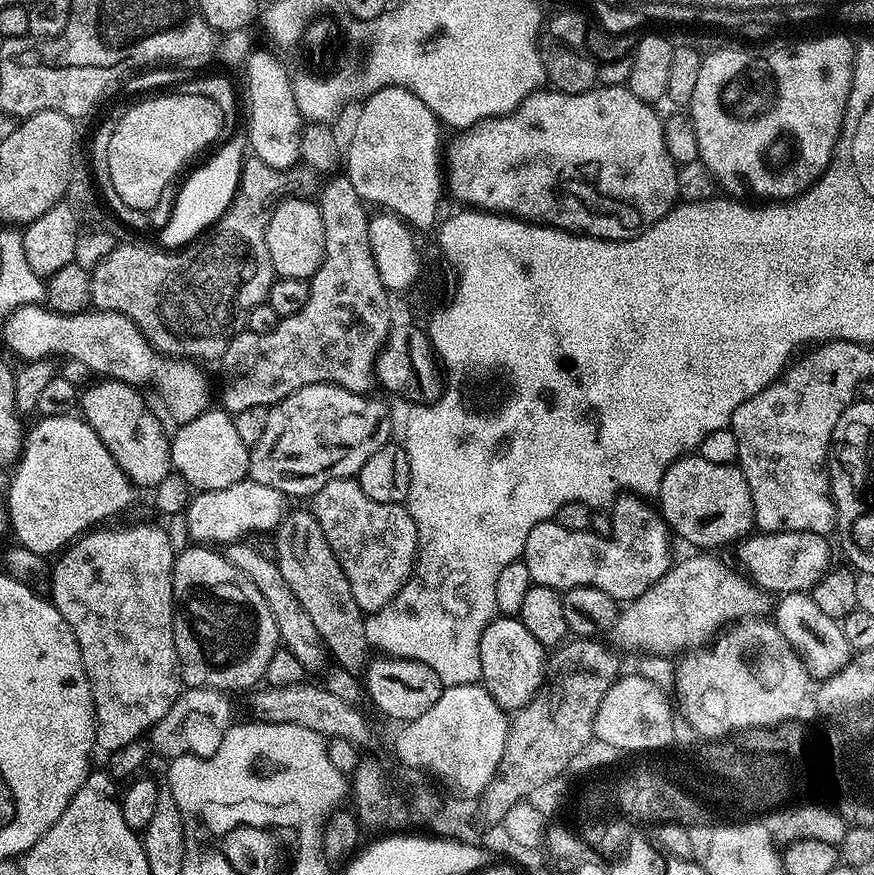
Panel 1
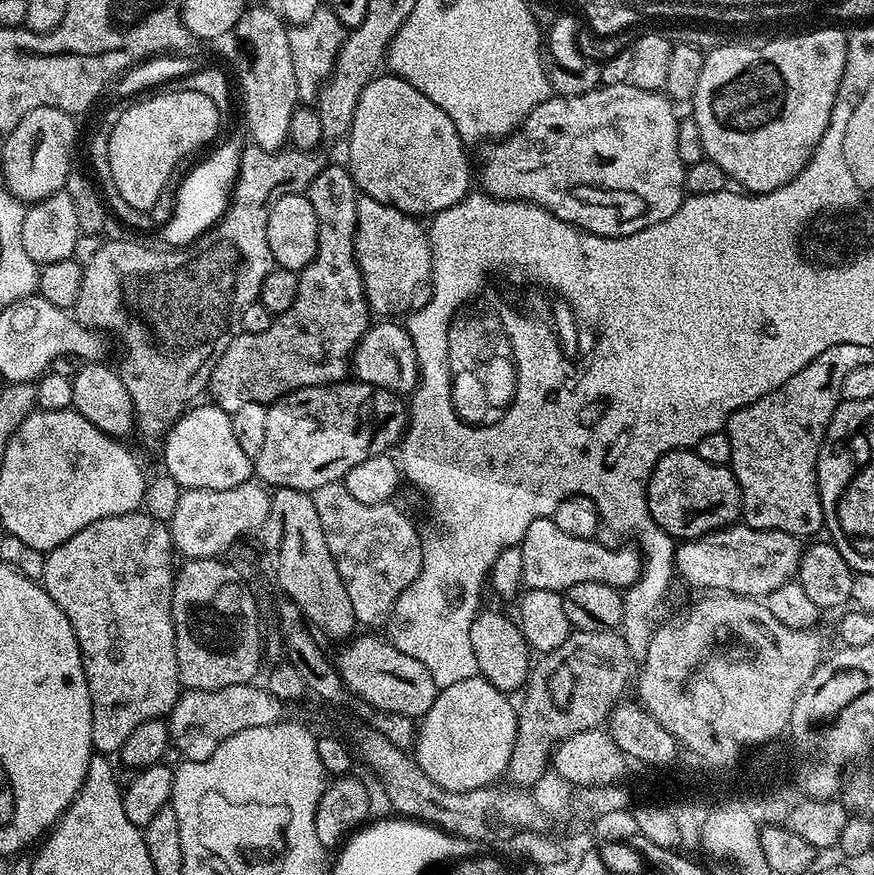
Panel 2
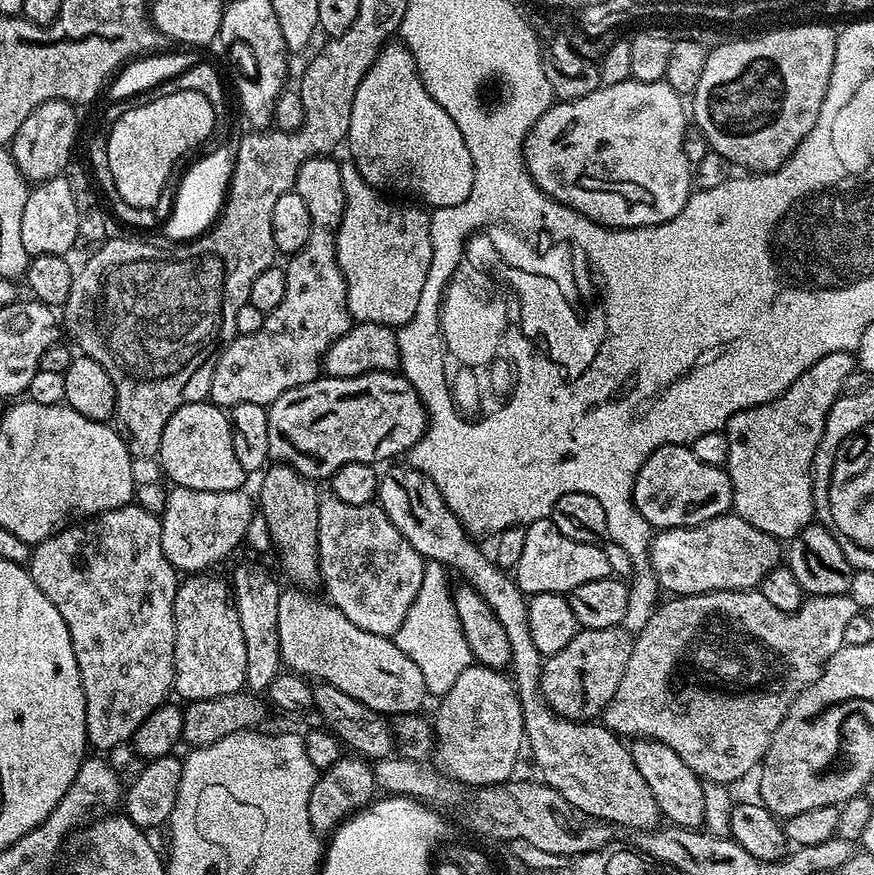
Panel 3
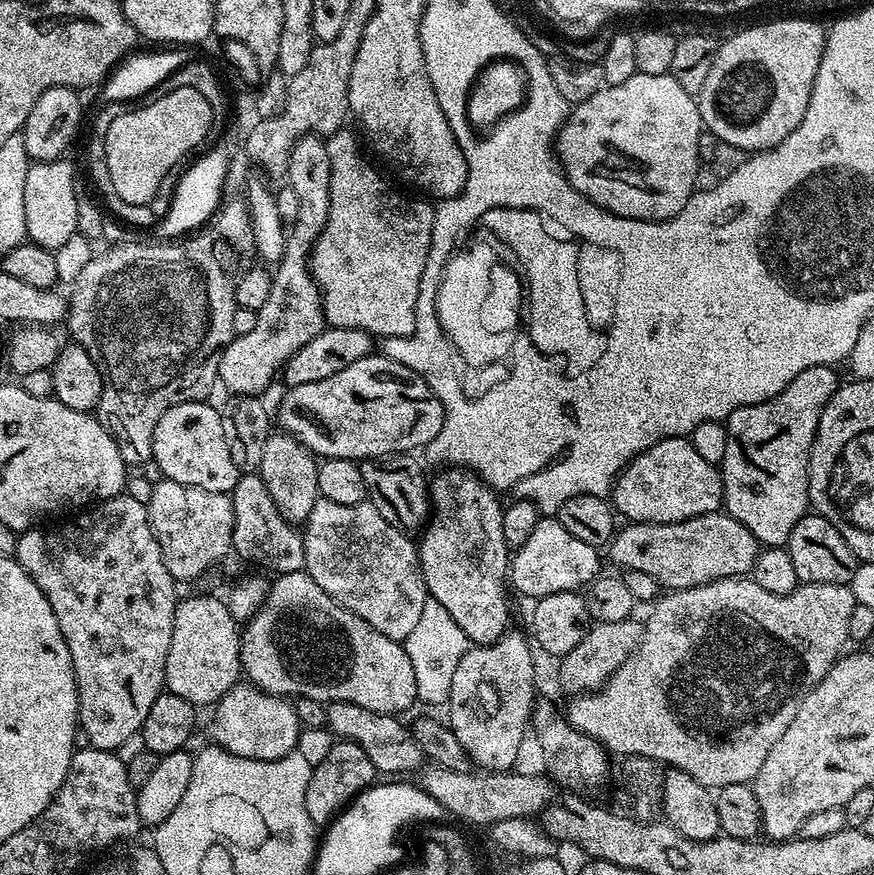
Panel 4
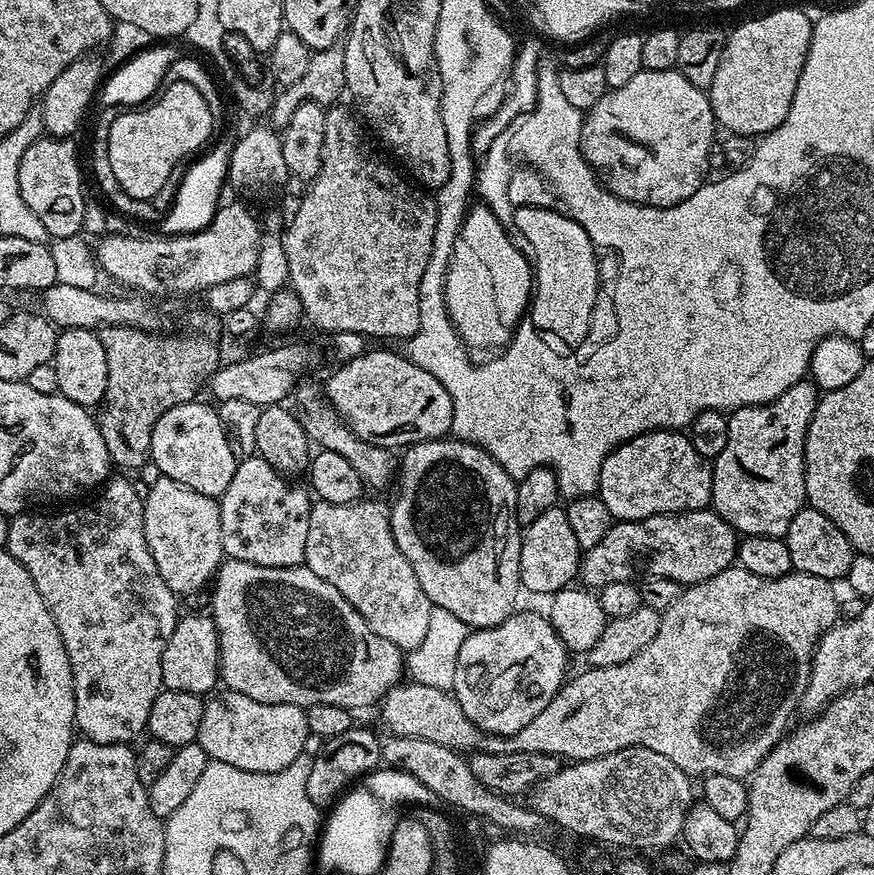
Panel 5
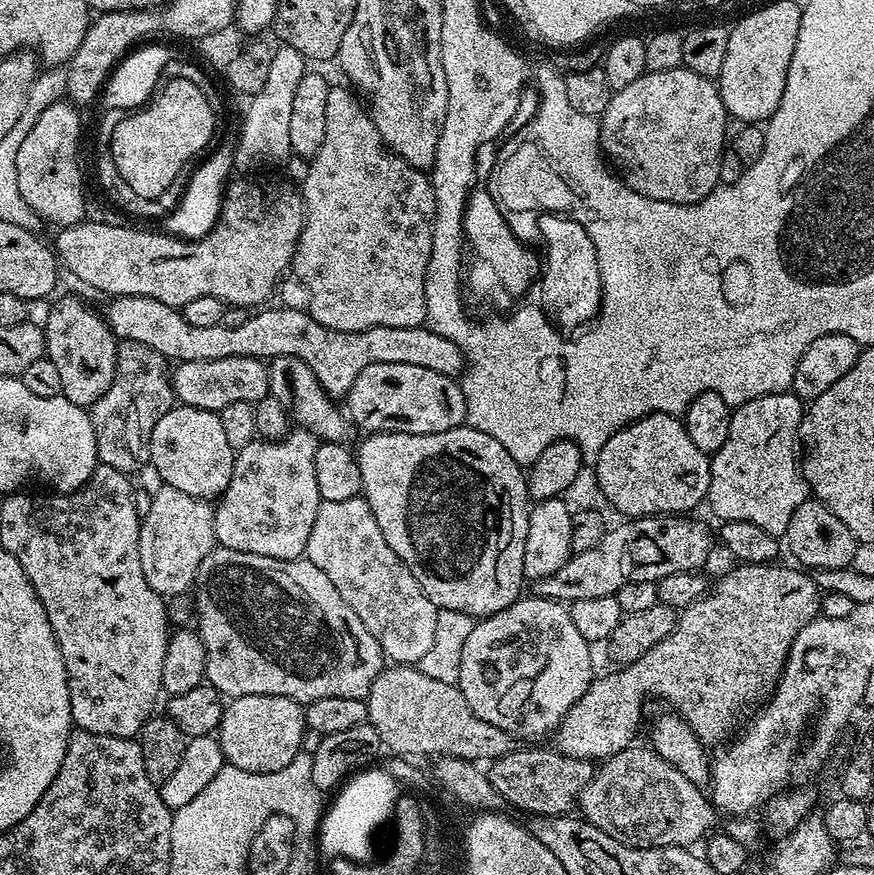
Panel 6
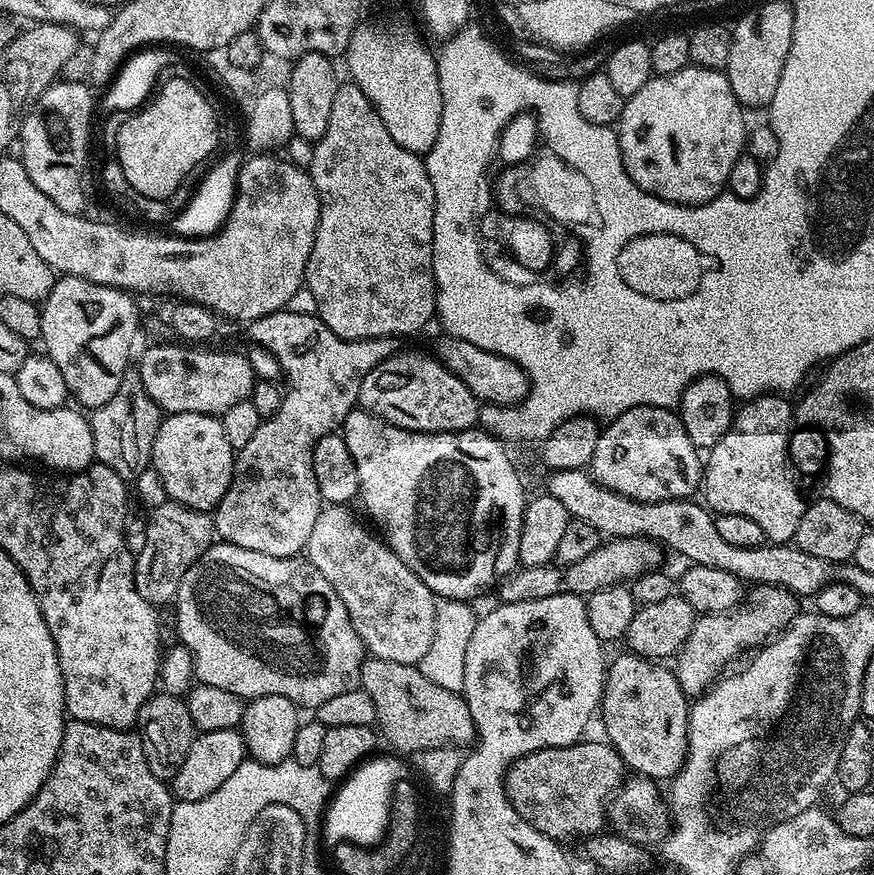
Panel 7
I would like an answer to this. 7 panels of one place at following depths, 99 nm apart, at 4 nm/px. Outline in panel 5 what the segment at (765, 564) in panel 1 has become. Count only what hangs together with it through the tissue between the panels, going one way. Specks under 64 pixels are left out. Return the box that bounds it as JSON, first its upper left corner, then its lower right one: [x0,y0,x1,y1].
[578,510,737,590]

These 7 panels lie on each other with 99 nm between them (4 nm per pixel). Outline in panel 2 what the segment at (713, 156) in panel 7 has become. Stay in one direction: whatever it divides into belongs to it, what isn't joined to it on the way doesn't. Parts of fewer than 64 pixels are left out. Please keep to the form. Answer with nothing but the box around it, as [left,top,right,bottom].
[480,82,686,236]

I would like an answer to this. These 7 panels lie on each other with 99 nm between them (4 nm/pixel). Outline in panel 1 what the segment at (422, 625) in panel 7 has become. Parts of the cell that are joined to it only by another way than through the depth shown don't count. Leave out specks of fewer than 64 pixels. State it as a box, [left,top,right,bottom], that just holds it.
[310,478,420,614]

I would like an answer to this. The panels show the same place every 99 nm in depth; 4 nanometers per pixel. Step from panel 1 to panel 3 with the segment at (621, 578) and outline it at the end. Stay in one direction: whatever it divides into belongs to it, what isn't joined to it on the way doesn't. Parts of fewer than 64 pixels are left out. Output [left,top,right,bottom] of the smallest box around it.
[514,519,612,597]

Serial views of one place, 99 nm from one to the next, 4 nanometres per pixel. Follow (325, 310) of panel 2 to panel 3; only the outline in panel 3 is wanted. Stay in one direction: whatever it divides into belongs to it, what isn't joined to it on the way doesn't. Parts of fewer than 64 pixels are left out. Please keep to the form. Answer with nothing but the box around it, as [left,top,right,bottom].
[208,155,354,410]

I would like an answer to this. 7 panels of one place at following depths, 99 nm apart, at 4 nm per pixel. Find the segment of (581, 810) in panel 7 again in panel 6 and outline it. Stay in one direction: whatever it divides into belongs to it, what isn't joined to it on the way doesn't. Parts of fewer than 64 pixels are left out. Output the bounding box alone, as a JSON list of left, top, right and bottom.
[489,748,593,816]

